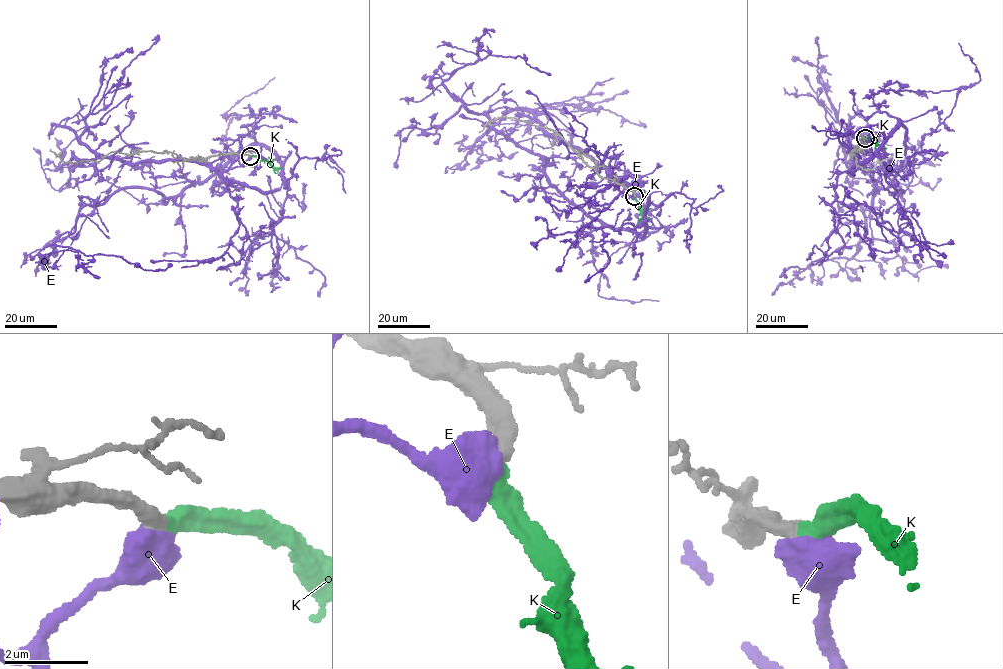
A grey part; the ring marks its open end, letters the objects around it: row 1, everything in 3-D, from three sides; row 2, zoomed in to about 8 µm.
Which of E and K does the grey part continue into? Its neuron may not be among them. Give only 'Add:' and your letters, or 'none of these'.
Add: K

